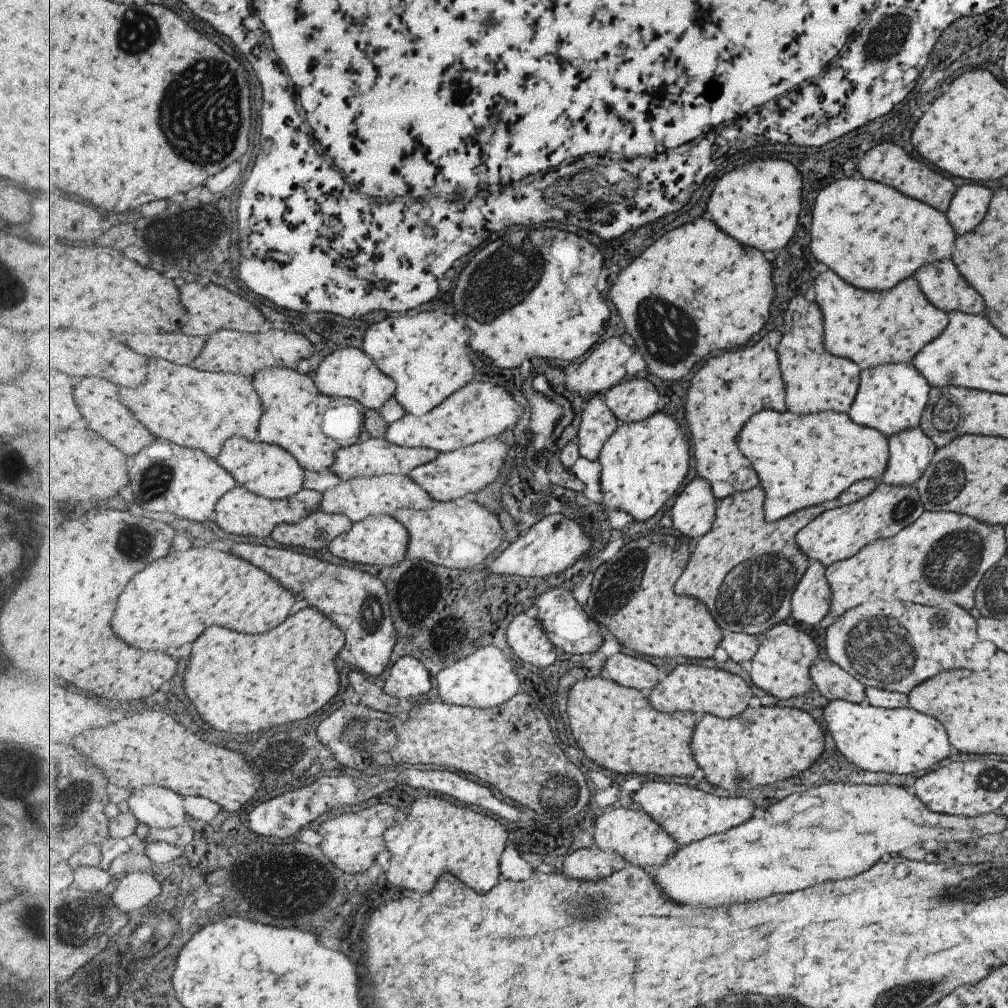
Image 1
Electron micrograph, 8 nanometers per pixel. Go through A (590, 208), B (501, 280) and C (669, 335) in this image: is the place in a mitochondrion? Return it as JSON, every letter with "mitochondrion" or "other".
{"A":"other","B":"mitochondrion","C":"mitochondrion"}

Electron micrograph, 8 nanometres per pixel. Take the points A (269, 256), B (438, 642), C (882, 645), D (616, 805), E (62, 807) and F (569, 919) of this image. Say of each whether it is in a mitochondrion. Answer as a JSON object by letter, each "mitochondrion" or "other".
{"A":"other","B":"other","C":"mitochondrion","D":"other","E":"mitochondrion","F":"mitochondrion"}

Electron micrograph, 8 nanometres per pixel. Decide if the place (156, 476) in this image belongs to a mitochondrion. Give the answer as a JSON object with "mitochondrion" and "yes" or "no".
{"mitochondrion":"yes"}

